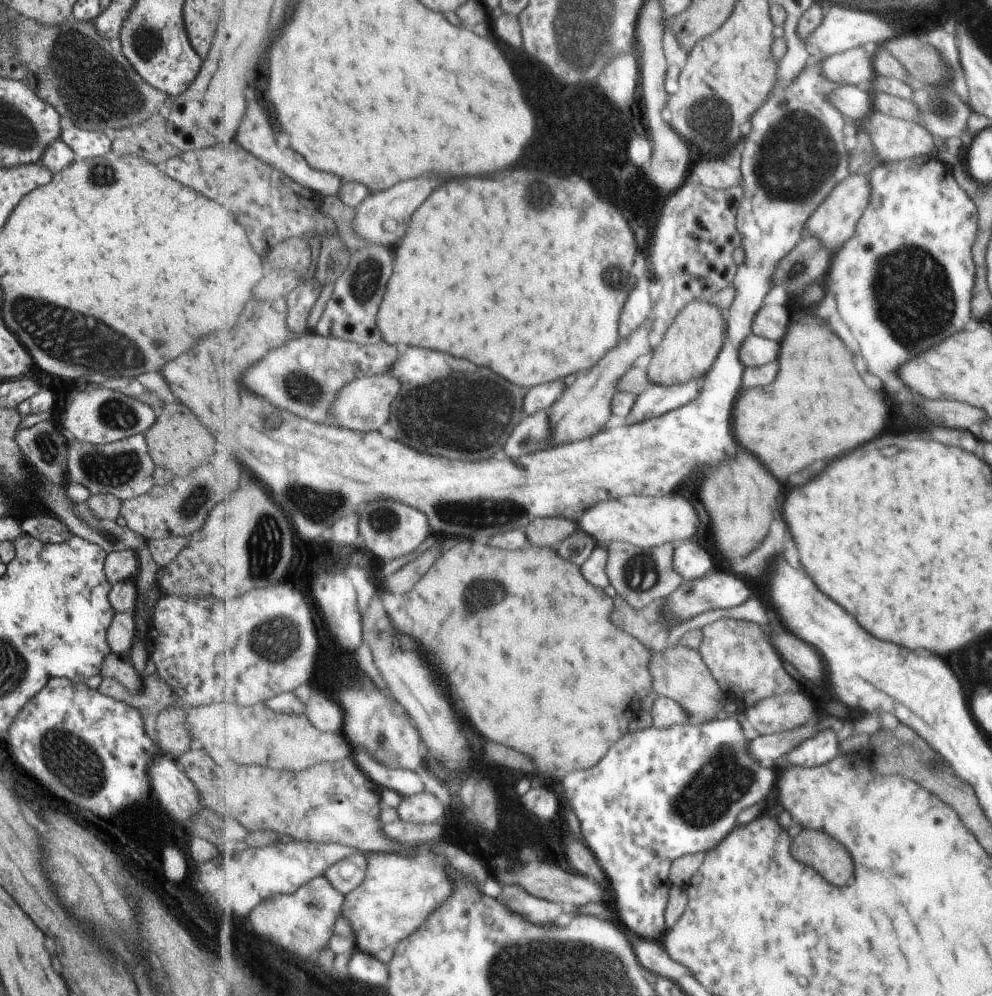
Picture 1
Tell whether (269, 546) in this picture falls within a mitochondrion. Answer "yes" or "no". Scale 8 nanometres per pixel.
yes

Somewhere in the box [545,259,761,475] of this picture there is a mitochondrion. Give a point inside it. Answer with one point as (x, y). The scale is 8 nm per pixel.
(612, 283)

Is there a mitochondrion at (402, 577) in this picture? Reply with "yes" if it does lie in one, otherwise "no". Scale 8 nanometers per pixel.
no

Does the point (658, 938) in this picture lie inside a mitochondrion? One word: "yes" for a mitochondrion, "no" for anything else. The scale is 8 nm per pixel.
no

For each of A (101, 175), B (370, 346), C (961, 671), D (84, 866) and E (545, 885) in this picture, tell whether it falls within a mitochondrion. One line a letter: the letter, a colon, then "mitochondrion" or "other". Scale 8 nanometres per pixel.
A: mitochondrion
B: other
C: other
D: mitochondrion
E: other

